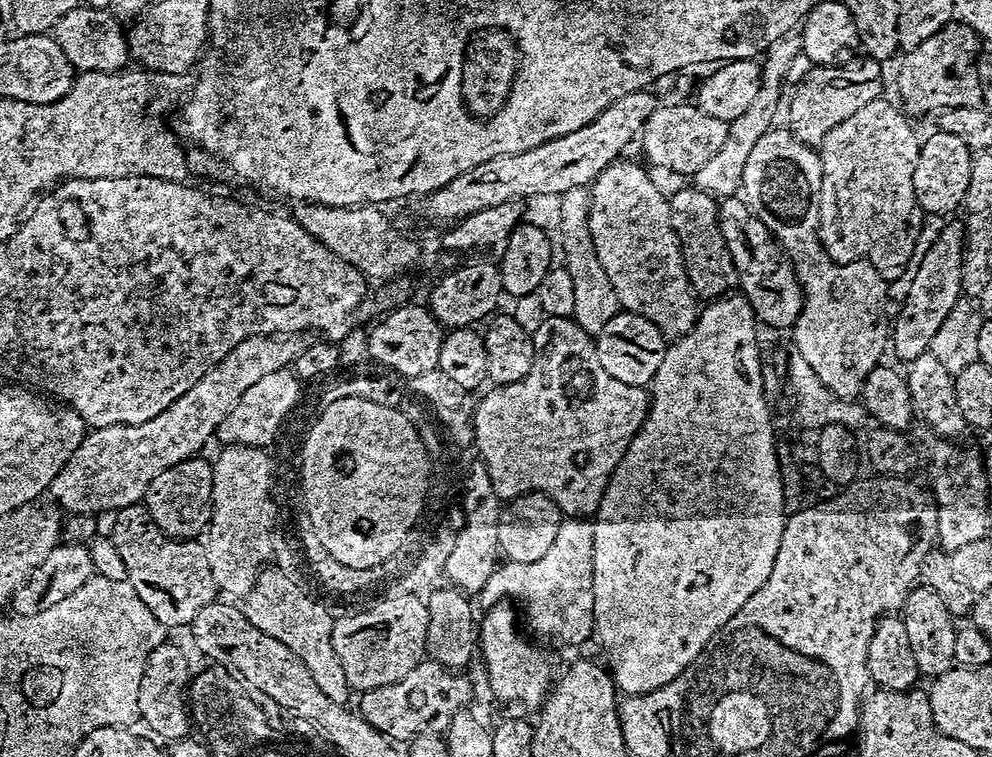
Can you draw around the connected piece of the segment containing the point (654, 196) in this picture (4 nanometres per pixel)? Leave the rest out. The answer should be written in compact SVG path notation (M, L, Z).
M619 162L610 165L598 174L591 185L592 200L587 201L589 232L594 250L610 286L614 290L619 307L633 312L658 326L665 338L686 337L696 327L698 300L688 280L688 271L682 258L682 250L672 225L672 204L669 197L652 181L653 173L639 168L636 162Z

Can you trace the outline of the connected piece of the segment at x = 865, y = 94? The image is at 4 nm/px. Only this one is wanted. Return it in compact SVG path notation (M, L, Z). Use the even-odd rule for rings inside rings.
M868 62L865 68L840 68L841 66L816 66L803 81L791 89L793 101L790 104L790 126L788 131L798 138L798 142L808 144L809 147L819 149L820 144L846 118L853 116L862 106L881 99L880 68L876 62Z

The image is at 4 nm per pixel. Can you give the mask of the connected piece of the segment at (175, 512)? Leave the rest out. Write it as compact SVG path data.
M200 459L185 460L179 465L173 480L165 479L159 486L153 487L146 497L147 515L167 536L181 542L195 541L195 536L203 537L212 523L213 465Z

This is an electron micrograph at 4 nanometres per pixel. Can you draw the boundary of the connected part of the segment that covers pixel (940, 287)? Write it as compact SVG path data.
M944 232L936 240L936 245L929 250L924 256L924 261L920 265L917 263L916 277L912 280L912 285L908 288L908 297L904 300L904 305L900 308L900 317L895 317L894 331L890 336L891 351L896 351L896 356L900 360L915 361L919 357L929 351L932 340L938 334L939 327L946 321L947 316L954 306L962 298L962 285L964 283L964 256L965 256L965 241L956 232Z

